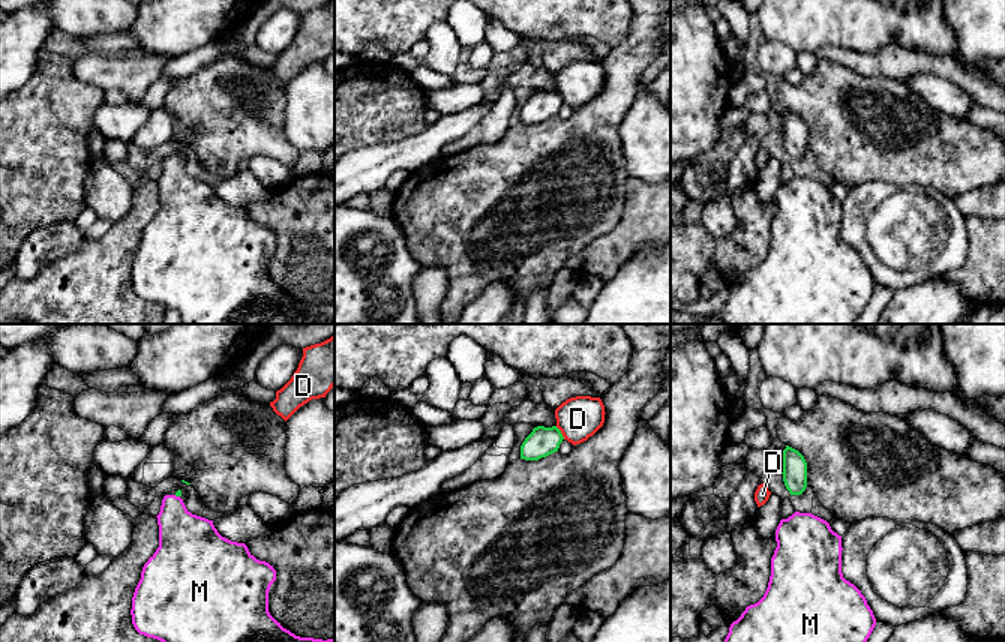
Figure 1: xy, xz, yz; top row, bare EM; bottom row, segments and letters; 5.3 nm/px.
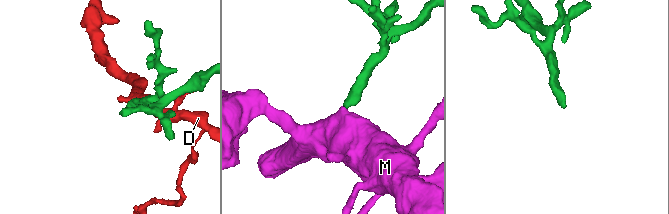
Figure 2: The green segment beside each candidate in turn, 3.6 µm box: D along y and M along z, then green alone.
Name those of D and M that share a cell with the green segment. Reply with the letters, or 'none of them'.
M

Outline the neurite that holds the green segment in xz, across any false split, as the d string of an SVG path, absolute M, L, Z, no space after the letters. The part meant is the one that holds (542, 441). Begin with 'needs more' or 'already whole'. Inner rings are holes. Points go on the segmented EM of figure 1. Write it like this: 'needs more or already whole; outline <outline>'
already whole; outline M537 426L522 442L520 459L538 460L542 458L546 458L558 452L562 440L564 436L556 426L552 428Z

